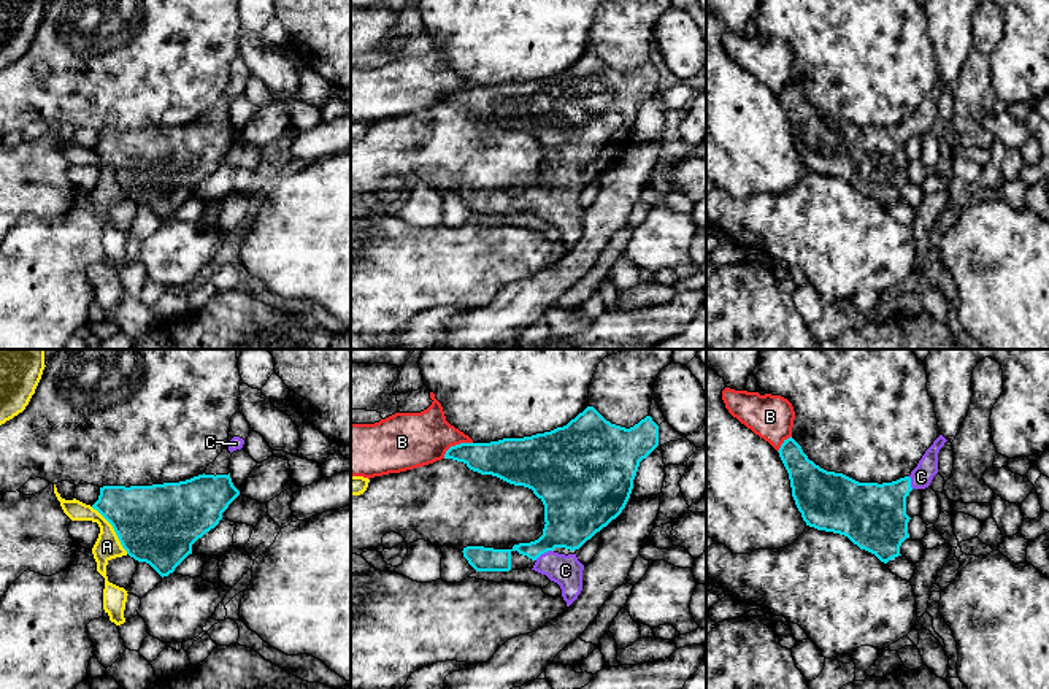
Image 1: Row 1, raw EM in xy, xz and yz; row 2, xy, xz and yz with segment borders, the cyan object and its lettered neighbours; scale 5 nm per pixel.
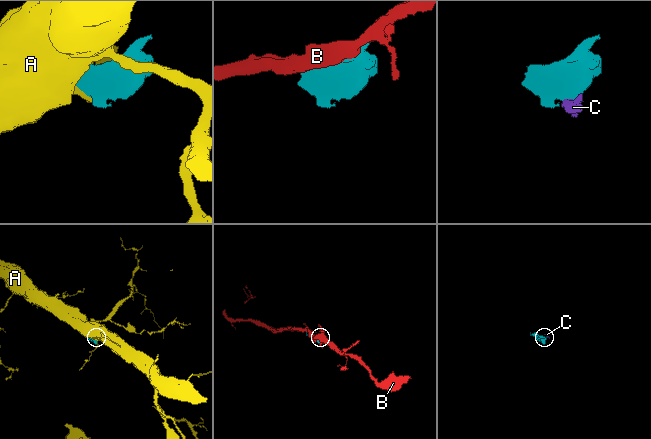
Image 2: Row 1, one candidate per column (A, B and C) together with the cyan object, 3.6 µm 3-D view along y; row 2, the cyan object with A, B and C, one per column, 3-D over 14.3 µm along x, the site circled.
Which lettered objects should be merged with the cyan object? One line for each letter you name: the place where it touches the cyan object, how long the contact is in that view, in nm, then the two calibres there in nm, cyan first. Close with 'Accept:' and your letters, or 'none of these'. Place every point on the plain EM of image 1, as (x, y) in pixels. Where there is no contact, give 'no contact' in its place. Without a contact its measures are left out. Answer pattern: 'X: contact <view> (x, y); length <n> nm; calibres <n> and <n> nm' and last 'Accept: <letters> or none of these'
C: contact xz (543, 197); length 110 nm; calibres 300 and 160 nm
Accept: C

